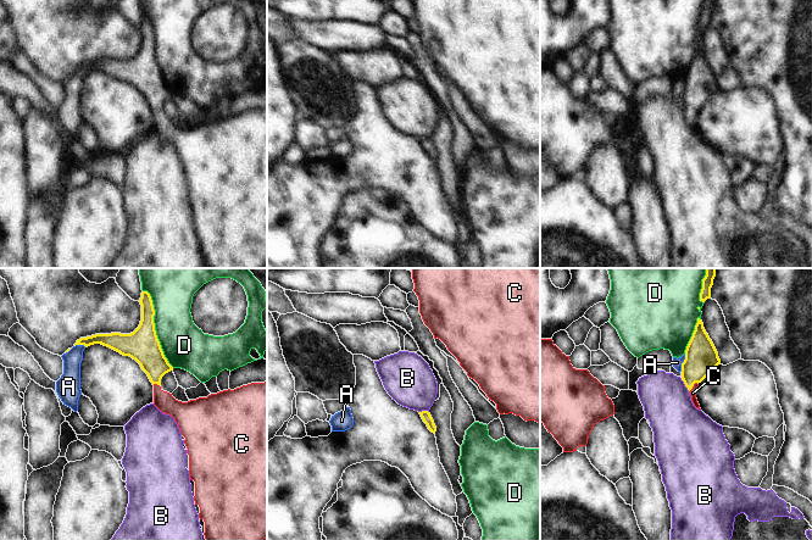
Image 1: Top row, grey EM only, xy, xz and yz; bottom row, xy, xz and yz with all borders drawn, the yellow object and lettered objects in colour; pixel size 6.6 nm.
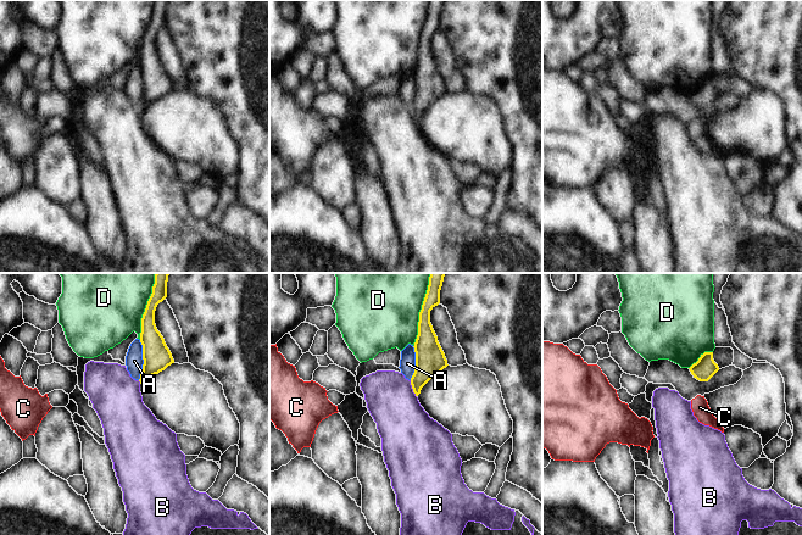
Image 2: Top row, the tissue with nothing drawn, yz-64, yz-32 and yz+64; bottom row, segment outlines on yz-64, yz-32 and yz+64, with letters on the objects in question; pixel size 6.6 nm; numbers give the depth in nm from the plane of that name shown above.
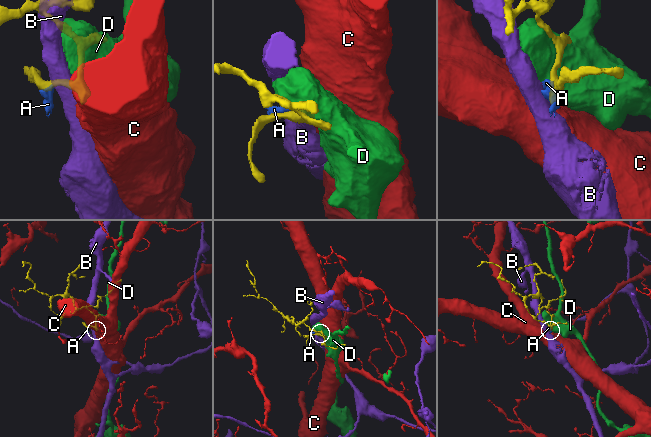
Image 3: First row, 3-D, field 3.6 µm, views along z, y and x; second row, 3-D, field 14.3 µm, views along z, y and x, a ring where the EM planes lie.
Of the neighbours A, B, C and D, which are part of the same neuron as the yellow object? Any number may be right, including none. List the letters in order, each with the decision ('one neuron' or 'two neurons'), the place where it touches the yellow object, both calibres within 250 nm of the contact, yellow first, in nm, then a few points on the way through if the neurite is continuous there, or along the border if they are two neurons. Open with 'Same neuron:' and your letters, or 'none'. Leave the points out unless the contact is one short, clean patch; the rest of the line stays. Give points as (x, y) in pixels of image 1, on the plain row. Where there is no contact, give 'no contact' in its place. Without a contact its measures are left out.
Same neuron: C
A: two neurons | yz (683, 89) | 220/60 nm
B: two neurons | yz (685, 112) | 220/320 nm | along yz (682, 107), (689, 117)
C: one neuron | yz (693, 112) | 220/50 nm | across yz (701, 84), (693, 99), (693, 112), (693, 120)
D: two neurons | xy (154, 55) | 220/300 nm

